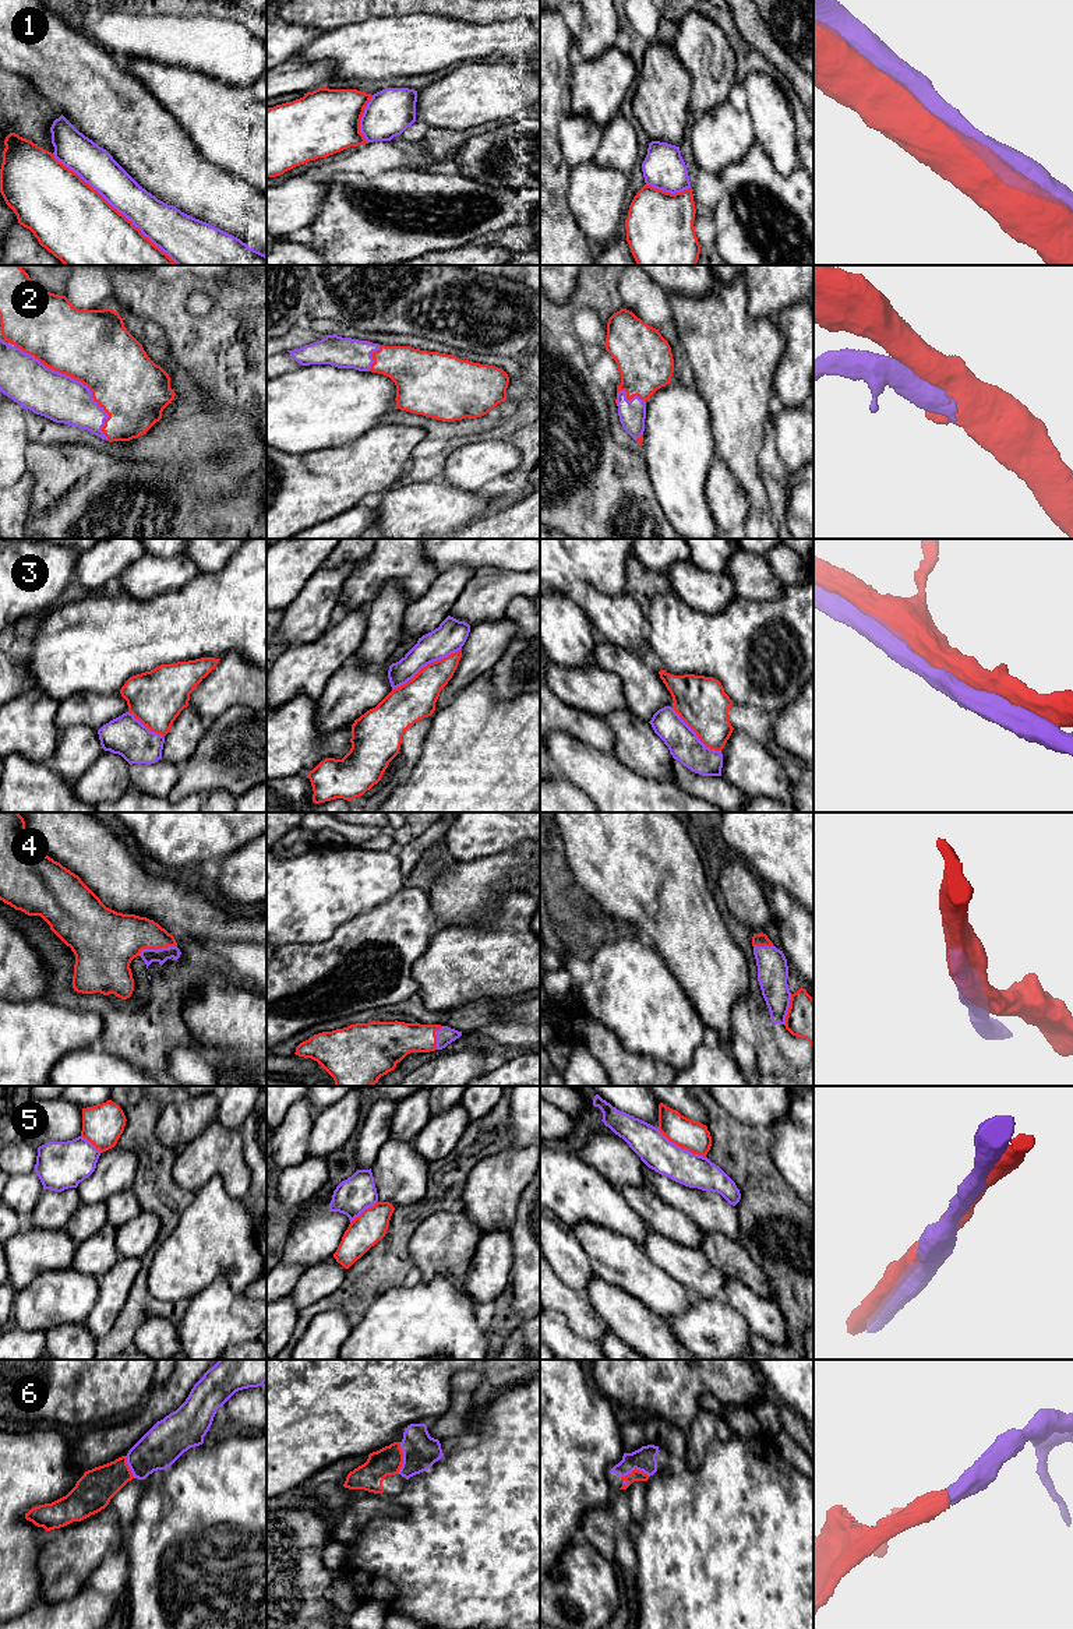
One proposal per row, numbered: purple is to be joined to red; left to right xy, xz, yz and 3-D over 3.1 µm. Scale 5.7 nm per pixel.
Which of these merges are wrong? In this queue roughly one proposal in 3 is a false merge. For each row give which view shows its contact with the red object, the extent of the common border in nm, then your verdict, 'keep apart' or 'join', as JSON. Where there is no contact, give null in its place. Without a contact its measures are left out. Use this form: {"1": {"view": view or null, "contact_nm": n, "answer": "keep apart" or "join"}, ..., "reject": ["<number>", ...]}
{"1": {"view": "xy", "contact_nm": 950, "answer": "join"}, "2": {"view": "xy", "contact_nm": 750, "answer": "join"}, "3": {"view": "xz", "contact_nm": 460, "answer": "keep apart"}, "4": {"view": "xy", "contact_nm": 240, "answer": "join"}, "5": {"view": "yz", "contact_nm": 340, "answer": "keep apart"}, "6": {"view": "xz", "contact_nm": 190, "answer": "join"}, "reject": ["3", "5"]}

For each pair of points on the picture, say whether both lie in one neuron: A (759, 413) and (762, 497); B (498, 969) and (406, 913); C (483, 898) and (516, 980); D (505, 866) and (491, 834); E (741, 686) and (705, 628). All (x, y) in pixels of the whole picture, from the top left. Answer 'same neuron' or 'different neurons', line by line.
A: same neuron
B: different neurons
C: different neurons
D: different neurons
E: same neuron

